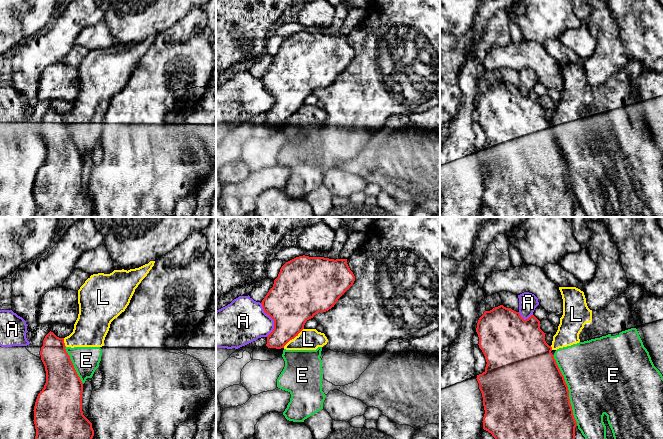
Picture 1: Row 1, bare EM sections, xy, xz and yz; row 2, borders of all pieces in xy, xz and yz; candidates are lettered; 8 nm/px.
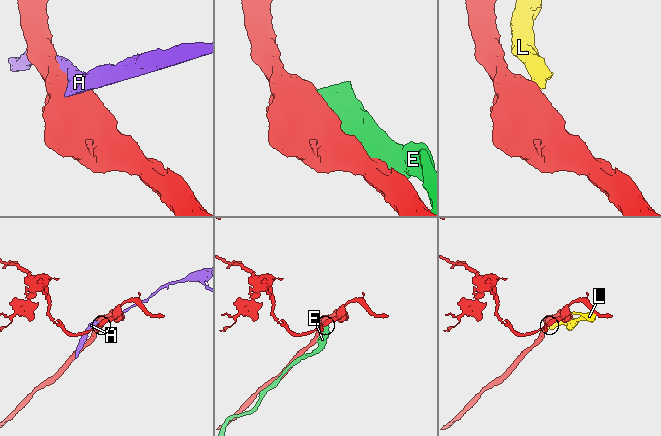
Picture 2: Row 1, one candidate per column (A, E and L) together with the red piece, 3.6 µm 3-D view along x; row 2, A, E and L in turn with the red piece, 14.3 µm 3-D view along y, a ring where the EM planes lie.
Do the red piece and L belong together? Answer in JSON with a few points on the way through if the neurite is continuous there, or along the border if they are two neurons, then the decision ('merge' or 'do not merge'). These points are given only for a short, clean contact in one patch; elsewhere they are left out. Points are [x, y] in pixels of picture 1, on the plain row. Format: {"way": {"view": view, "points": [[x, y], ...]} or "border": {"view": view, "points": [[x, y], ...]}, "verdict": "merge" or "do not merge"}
{"verdict": "do not merge"}

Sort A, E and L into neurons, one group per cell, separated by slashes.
A / E L

